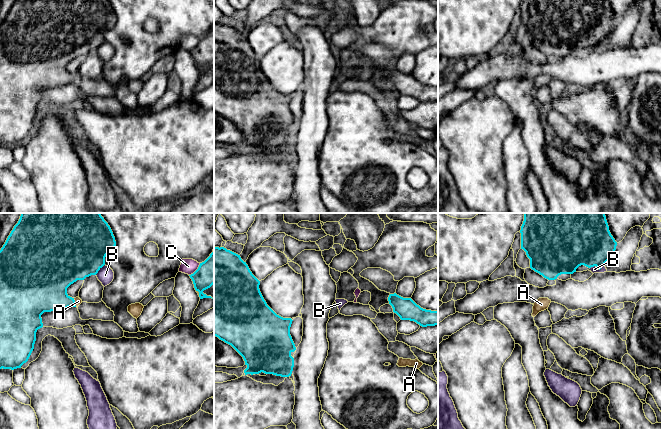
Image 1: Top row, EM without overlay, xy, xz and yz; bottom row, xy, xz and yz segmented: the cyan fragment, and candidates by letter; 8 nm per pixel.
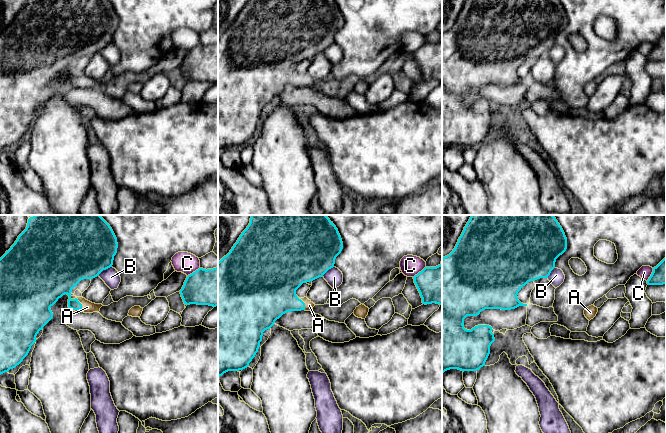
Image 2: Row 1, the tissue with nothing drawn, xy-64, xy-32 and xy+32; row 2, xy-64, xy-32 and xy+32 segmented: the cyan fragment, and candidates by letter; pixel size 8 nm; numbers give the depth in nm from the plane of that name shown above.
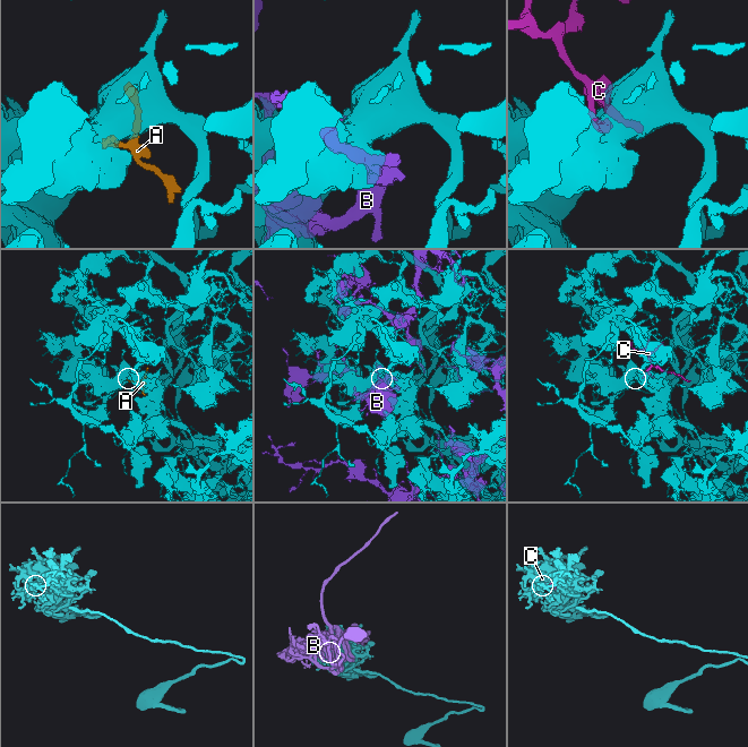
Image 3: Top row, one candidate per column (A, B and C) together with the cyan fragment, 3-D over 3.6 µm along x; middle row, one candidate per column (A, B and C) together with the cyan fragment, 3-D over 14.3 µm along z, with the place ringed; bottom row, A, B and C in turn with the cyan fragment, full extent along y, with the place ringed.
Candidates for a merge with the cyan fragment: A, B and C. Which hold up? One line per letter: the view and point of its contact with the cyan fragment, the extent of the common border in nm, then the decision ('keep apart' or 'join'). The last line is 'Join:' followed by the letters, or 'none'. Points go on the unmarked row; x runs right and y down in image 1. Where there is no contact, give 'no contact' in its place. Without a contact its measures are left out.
A: xy (74, 78) | 80 nm | join
B: yz (597, 43) | 120 nm | keep apart
C: xy (196, 46) | 140 nm | keep apart
Join: A

